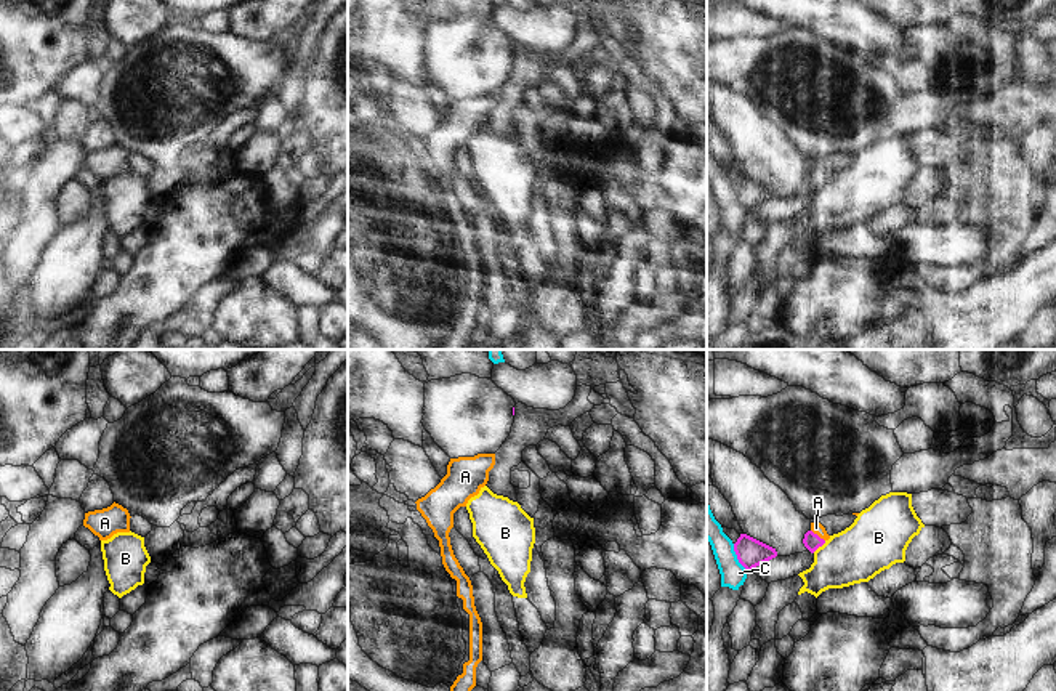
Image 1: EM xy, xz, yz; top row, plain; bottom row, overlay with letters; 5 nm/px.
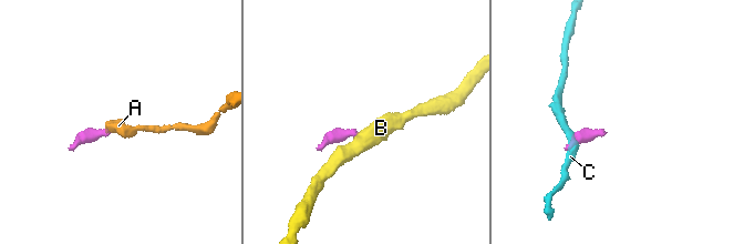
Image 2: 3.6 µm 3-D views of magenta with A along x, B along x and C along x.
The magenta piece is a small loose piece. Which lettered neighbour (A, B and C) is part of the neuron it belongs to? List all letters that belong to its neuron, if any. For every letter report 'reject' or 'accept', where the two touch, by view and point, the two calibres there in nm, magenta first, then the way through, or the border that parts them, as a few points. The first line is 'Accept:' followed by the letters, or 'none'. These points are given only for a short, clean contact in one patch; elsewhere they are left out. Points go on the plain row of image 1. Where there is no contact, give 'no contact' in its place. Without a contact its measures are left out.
Accept: A
A: accept; contact yz (816, 175); calibres 90 and 60 nm; way yz (811, 181), (816, 175), (816, 169)
B: reject; contact yz (819, 186); calibres 90 and 280 nm; border yz (826, 181), (813, 193)
C: reject; contact yz (737, 199); calibres 140 and 130 nm; border yz (733, 185), (737, 202), (747, 212)

